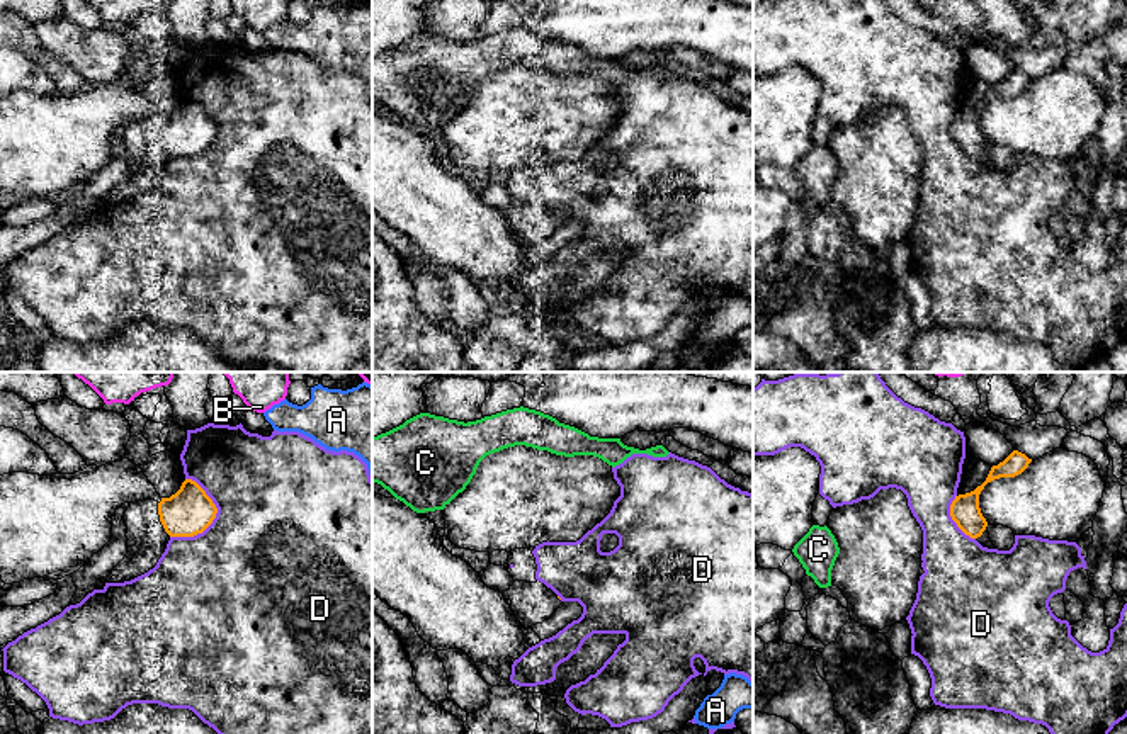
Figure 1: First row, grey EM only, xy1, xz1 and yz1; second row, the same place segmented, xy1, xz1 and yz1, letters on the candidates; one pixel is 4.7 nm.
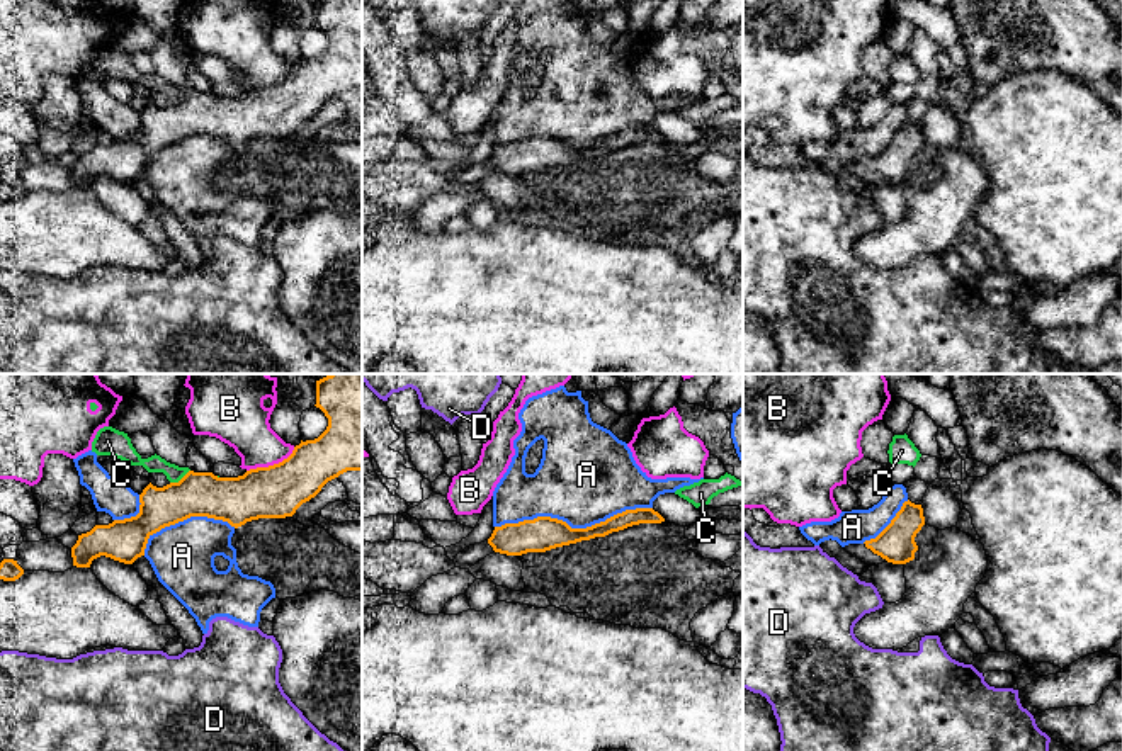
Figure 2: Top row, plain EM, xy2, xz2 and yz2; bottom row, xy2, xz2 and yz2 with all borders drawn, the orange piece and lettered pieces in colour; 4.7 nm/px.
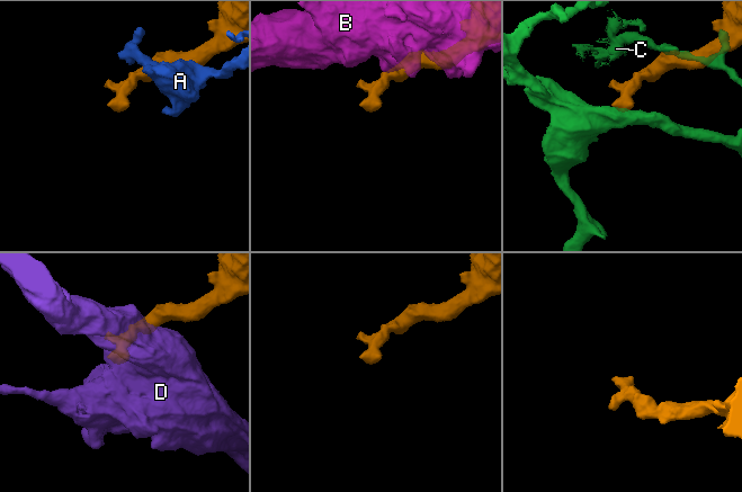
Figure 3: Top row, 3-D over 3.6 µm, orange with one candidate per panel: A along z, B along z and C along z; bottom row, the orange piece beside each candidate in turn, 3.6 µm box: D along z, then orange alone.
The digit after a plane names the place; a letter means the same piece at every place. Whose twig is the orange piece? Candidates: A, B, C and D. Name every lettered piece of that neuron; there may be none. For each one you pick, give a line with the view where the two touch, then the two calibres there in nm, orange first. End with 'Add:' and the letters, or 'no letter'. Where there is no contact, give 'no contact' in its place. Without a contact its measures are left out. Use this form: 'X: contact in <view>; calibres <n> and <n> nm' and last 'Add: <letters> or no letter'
Add: no letter

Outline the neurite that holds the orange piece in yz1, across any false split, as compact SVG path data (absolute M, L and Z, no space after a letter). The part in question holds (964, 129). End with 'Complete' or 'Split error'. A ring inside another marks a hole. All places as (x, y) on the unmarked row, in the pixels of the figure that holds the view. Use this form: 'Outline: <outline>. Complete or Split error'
Outline: M1013 70L1003 82L991 87L986 100L981 105L971 112L955 116L950 124L950 136L957 146L971 158L976 158L983 167L994 168L988 153L988 141L979 127L979 114L988 102L1000 97L1015 97L1022 93L1030 82L1032 78L1028 78L1025 73Z. Split error

